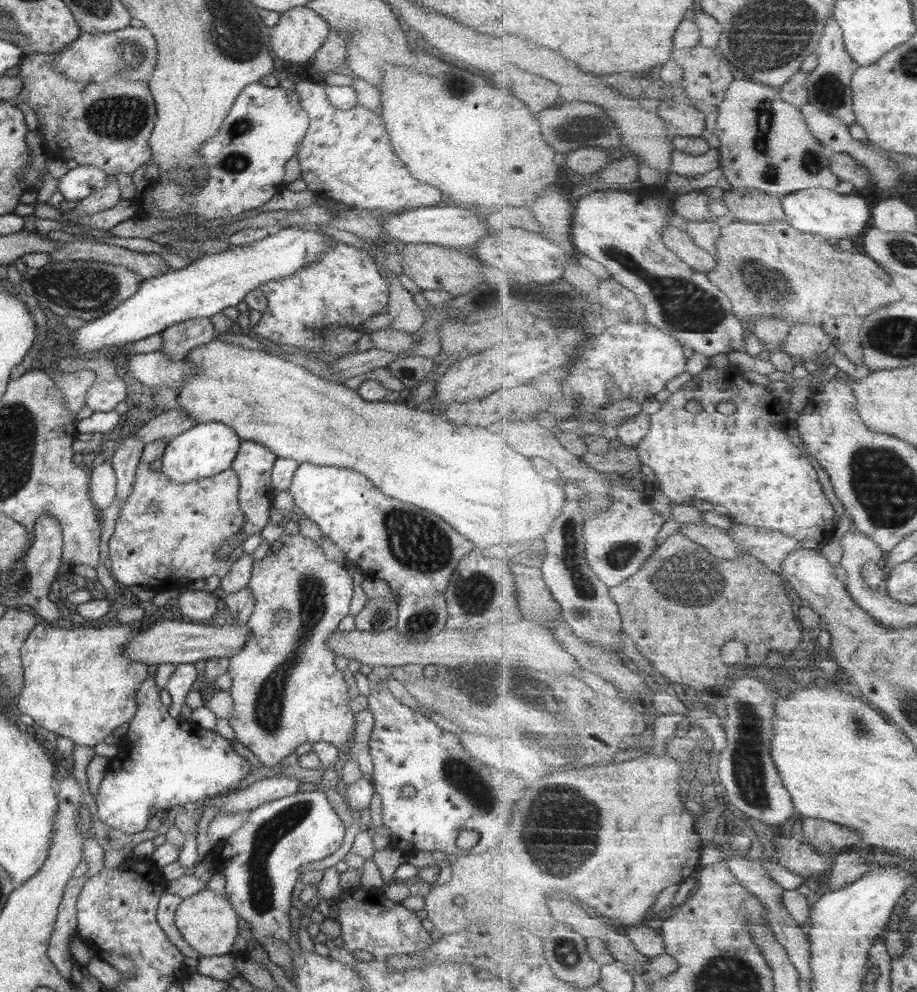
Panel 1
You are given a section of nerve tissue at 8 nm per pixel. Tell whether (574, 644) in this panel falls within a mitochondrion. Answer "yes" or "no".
no

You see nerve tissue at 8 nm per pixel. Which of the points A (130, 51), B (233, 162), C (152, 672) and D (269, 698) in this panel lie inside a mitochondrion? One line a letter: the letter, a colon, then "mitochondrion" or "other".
A: mitochondrion
B: mitochondrion
C: other
D: mitochondrion

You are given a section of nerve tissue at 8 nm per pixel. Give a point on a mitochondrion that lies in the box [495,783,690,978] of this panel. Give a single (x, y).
(551, 815)

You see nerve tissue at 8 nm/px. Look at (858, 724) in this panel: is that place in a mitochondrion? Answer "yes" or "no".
yes

